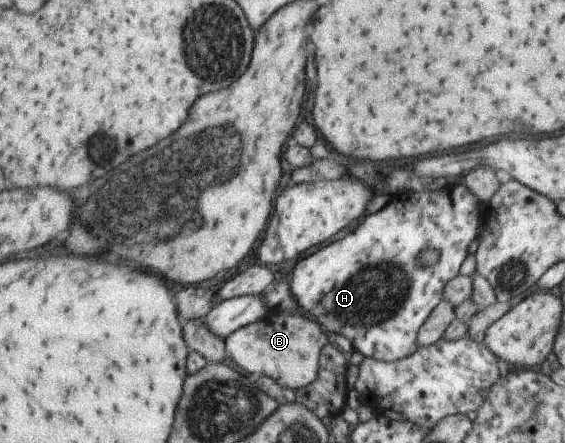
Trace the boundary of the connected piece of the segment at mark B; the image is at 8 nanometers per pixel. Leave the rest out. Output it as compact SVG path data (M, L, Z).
M299 307L293 310L273 310L270 315L261 321L239 328L226 337L229 356L235 363L249 374L267 376L279 384L285 390L296 390L311 385L317 378L320 370L320 357L323 348L329 341L328 332L318 322L305 317Z

